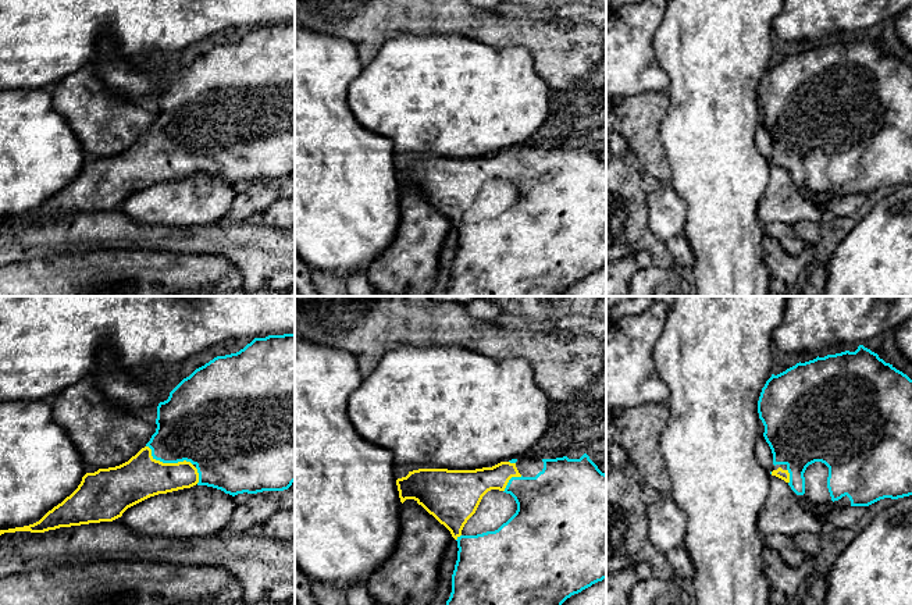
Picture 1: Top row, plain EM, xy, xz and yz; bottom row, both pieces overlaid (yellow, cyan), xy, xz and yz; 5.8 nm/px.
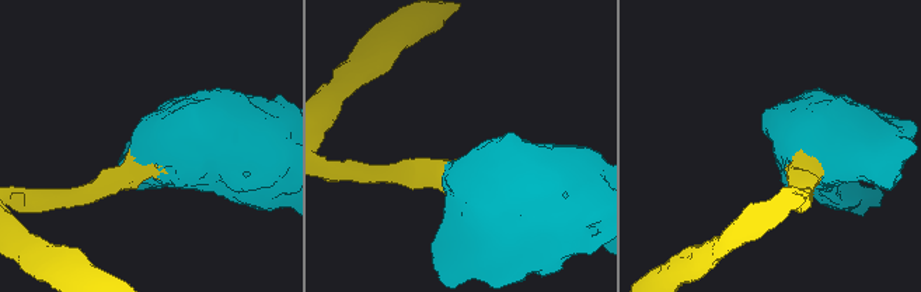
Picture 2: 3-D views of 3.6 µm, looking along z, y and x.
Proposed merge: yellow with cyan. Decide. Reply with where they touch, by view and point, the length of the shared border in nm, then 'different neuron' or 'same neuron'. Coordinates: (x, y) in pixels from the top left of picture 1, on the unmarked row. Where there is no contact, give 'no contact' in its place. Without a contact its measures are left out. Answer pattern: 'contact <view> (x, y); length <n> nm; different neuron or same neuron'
contact xy (167, 152); length 300 nm; same neuron

